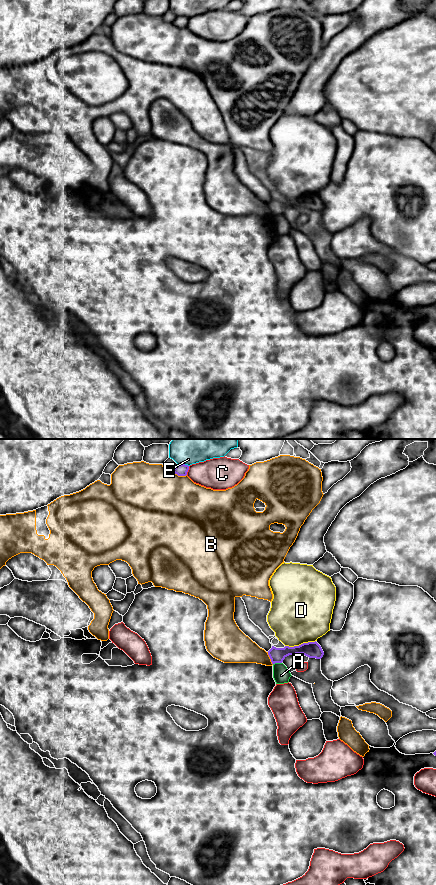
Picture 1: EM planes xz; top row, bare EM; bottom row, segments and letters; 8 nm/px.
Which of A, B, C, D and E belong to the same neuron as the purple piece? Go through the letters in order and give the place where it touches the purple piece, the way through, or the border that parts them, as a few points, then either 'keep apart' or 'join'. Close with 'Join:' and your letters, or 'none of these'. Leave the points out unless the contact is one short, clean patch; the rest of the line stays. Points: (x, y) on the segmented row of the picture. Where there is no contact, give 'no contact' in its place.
A: contact xz (277, 662); border xz (281, 662), (273, 664); keep apart
B: contact xz (179, 475); keep apart
C: contact xz (188, 469); keep apart
D: contact xz (301, 644); keep apart
E: contact xz (183, 464); keep apart
Join: none of these

